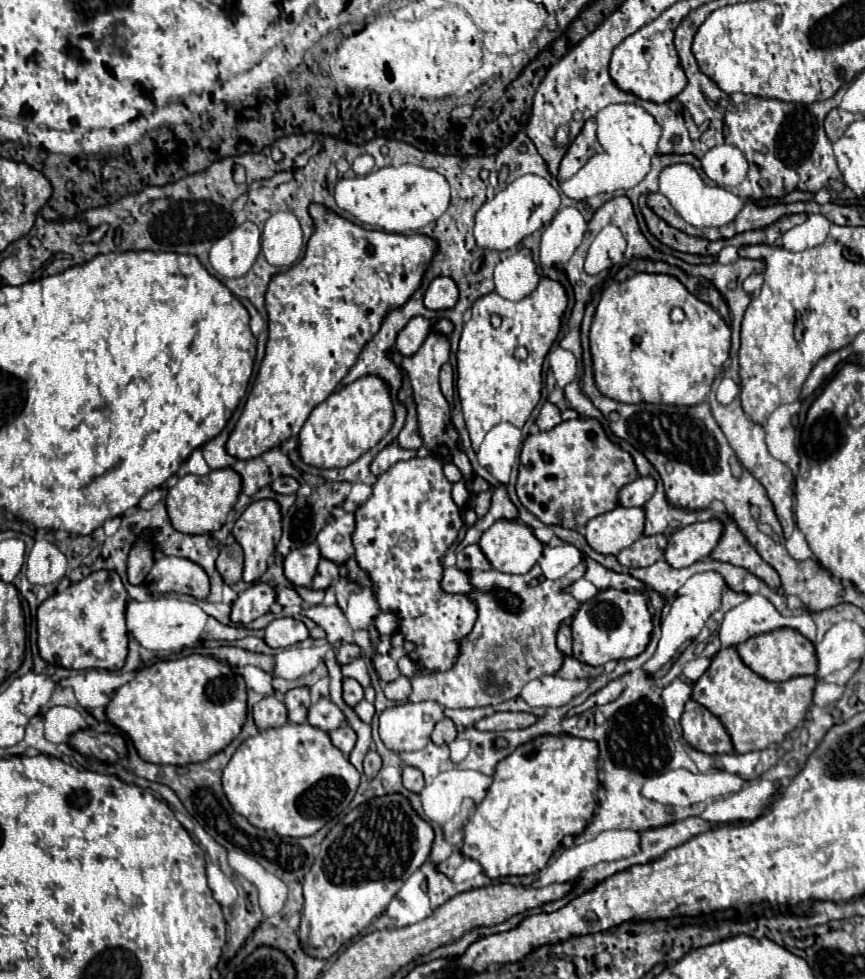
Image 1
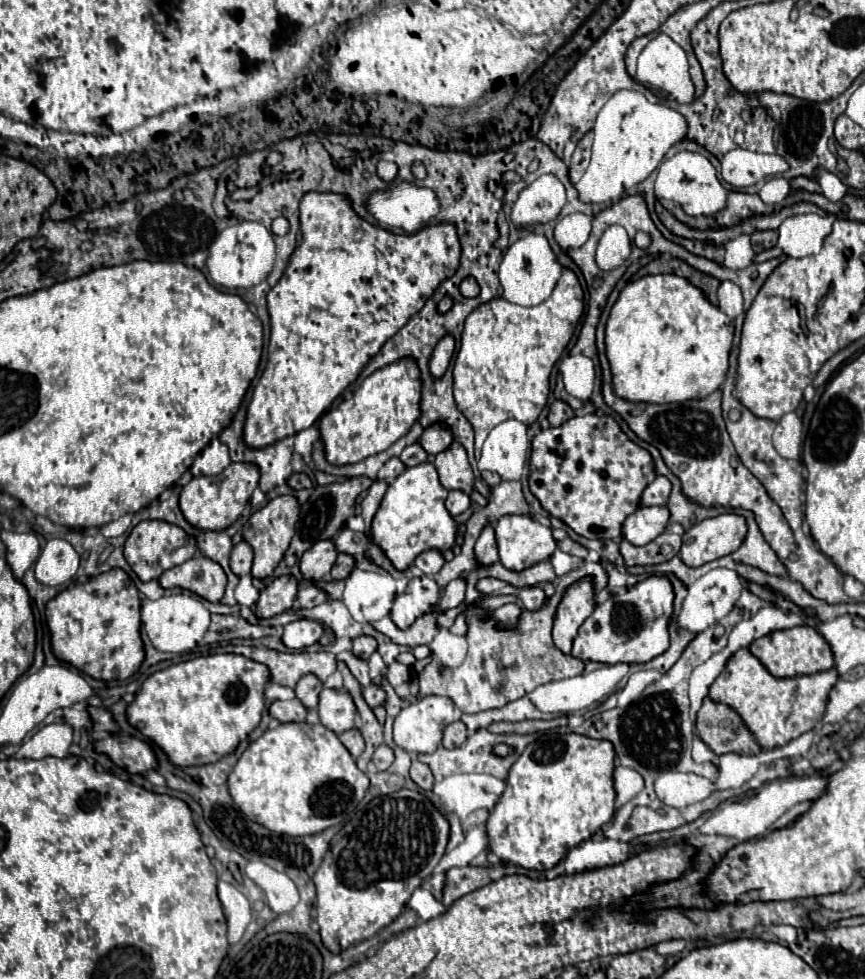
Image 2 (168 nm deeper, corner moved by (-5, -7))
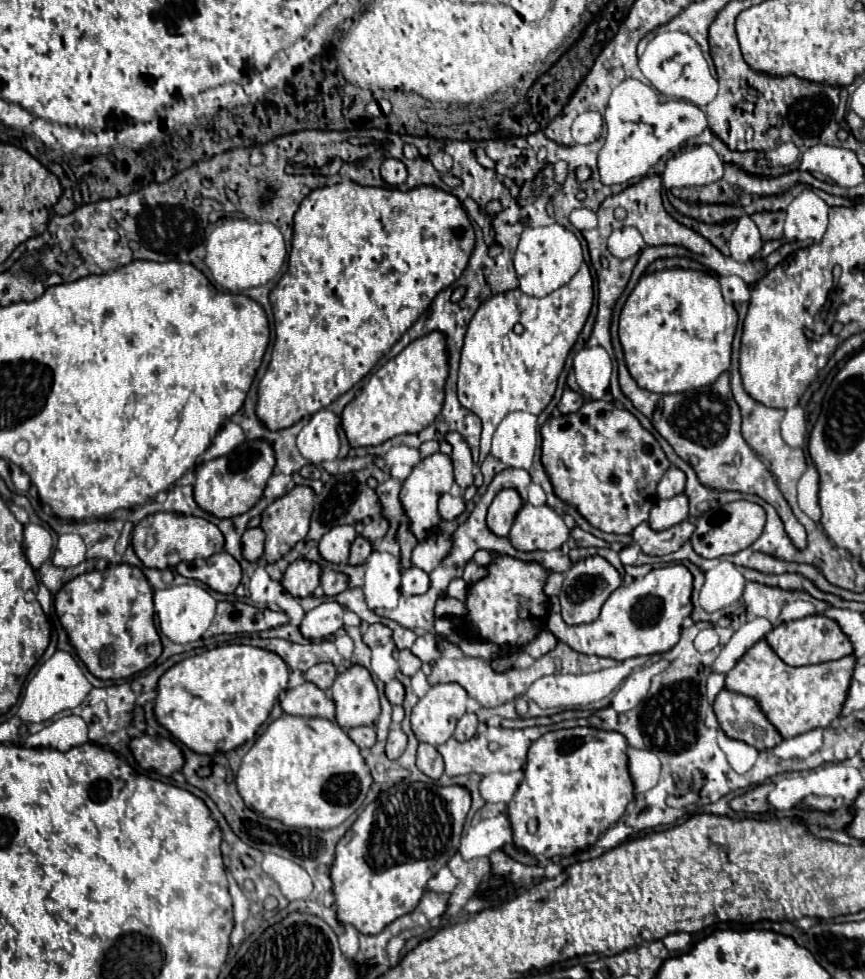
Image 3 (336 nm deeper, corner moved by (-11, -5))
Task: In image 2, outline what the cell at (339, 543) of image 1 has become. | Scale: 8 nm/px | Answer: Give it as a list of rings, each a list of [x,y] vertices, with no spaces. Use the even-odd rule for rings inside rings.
[[[341,529],[341,533],[333,539],[335,547],[339,553],[347,553],[347,555],[363,555],[367,545],[369,545],[369,539],[365,533],[357,533],[357,531],[351,531],[351,529]]]

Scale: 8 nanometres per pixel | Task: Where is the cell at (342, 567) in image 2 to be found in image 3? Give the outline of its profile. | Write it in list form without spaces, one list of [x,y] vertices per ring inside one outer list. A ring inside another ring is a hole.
[[[357,535],[357,539],[353,541],[351,545],[351,557],[349,557],[349,563],[351,565],[361,565],[367,561],[367,557],[371,555],[373,547],[371,547],[371,541],[367,541],[365,537]]]

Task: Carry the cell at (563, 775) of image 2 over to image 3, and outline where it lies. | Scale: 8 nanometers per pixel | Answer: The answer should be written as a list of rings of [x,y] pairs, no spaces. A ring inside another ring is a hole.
[[[573,727],[549,731],[539,741],[535,741],[527,755],[525,779],[509,801],[509,821],[513,827],[513,841],[519,849],[535,857],[569,857],[575,851],[589,849],[597,843],[601,833],[613,827],[625,813],[627,803],[633,799],[633,781],[627,767],[627,739],[615,731],[601,731],[591,727]],[[531,817],[539,819],[539,829],[535,835],[527,831],[527,821]]]

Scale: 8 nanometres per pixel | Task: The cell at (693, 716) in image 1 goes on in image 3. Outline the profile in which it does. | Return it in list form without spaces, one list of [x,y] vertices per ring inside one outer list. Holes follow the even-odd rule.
[[[723,689],[717,695],[713,709],[725,735],[741,739],[759,751],[773,749],[783,739],[771,721],[767,721],[765,713],[753,697]]]

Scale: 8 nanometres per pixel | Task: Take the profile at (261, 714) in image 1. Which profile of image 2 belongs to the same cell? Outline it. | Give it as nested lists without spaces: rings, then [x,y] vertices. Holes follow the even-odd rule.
[[[297,699],[273,701],[269,707],[269,715],[279,723],[293,723],[293,721],[303,721],[307,715],[307,709]]]

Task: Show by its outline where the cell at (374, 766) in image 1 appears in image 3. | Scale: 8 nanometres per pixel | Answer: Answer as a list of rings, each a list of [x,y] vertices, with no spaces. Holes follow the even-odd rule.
[[[393,729],[389,733],[389,739],[387,739],[387,757],[389,759],[401,757],[405,747],[407,747],[407,735],[401,729]]]

